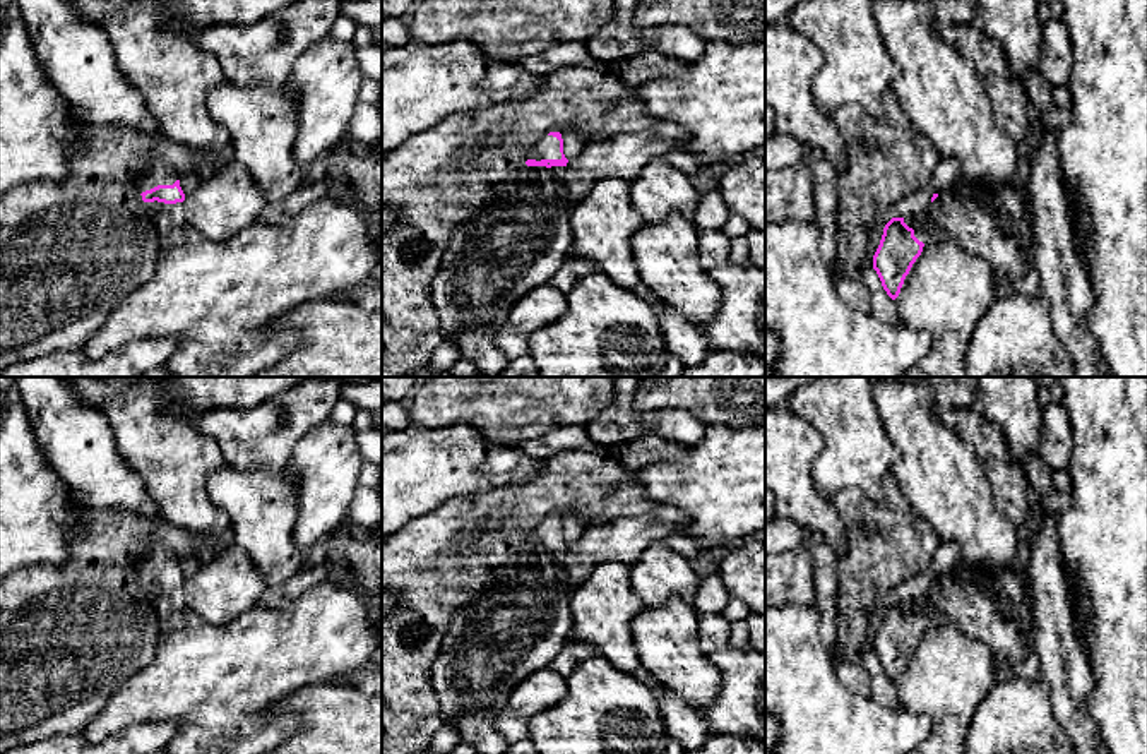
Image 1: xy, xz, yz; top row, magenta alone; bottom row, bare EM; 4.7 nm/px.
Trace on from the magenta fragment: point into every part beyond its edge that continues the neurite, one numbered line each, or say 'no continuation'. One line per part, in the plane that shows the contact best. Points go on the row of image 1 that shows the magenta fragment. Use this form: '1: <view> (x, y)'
1: xz (548, 148)

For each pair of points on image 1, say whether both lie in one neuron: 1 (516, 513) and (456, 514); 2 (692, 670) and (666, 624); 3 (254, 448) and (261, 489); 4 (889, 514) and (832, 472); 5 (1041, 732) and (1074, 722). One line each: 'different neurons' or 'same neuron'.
1: same neuron
2: same neuron
3: different neurons
4: different neurons
5: different neurons

